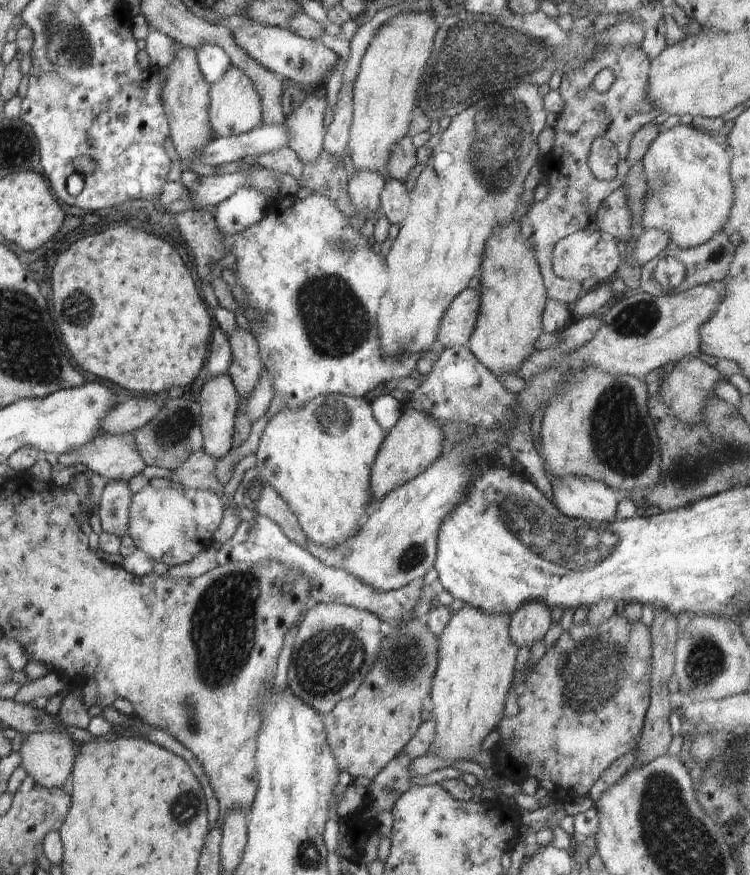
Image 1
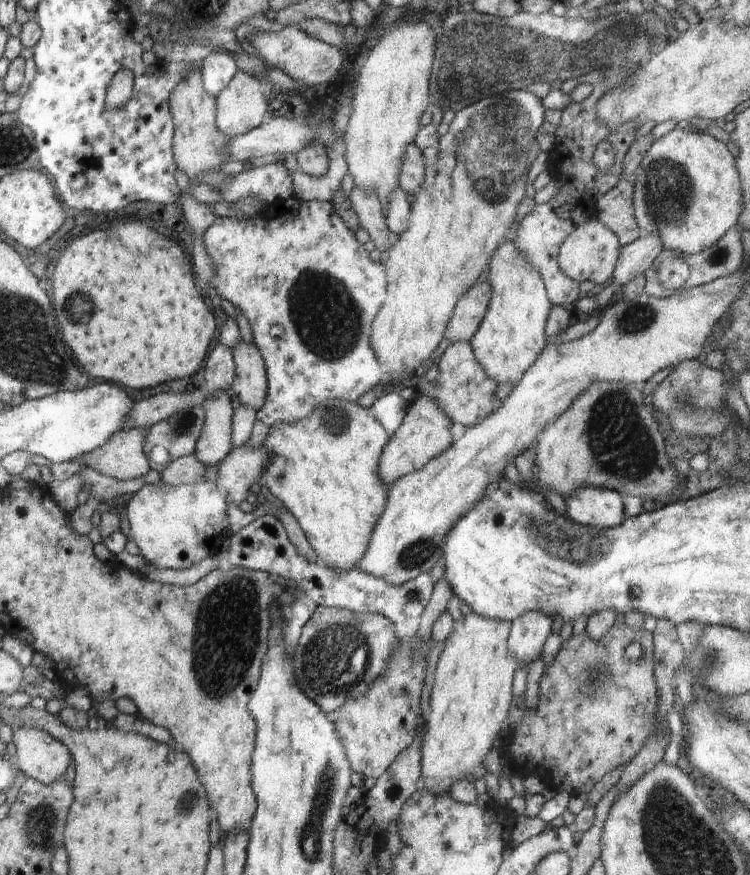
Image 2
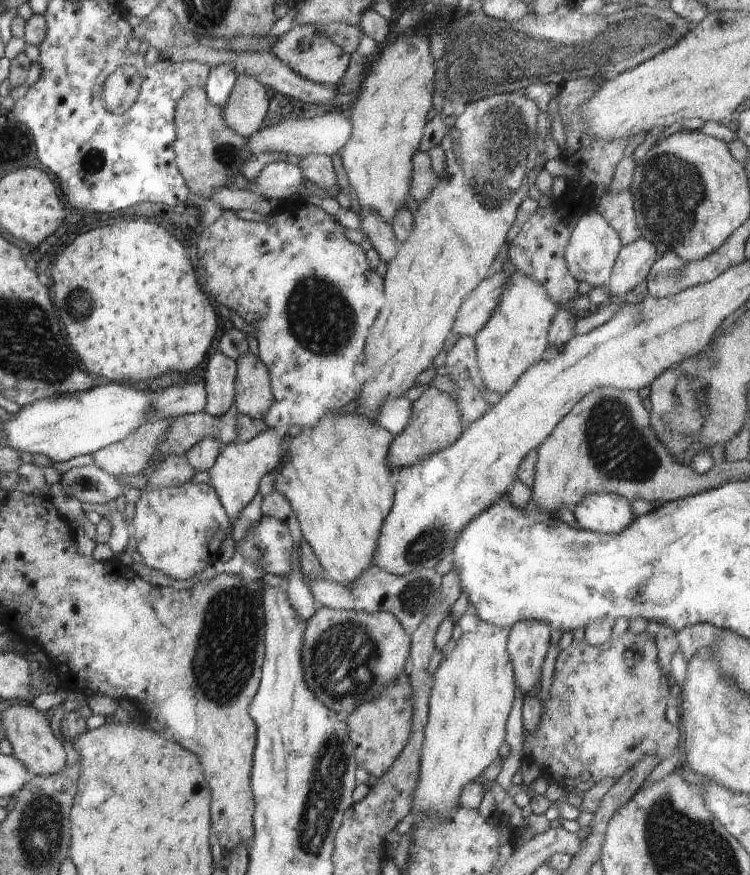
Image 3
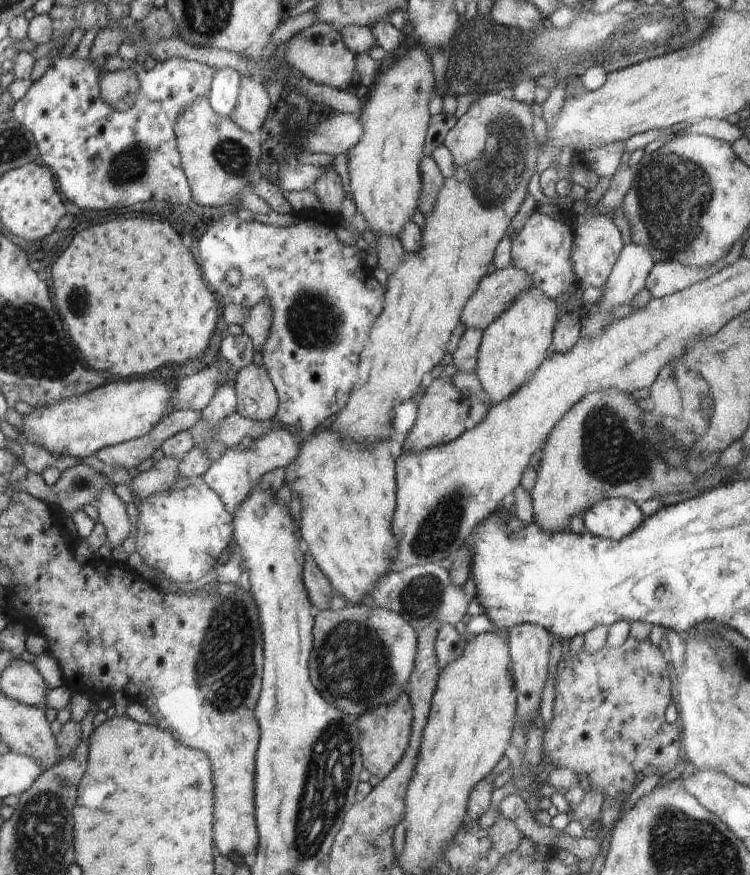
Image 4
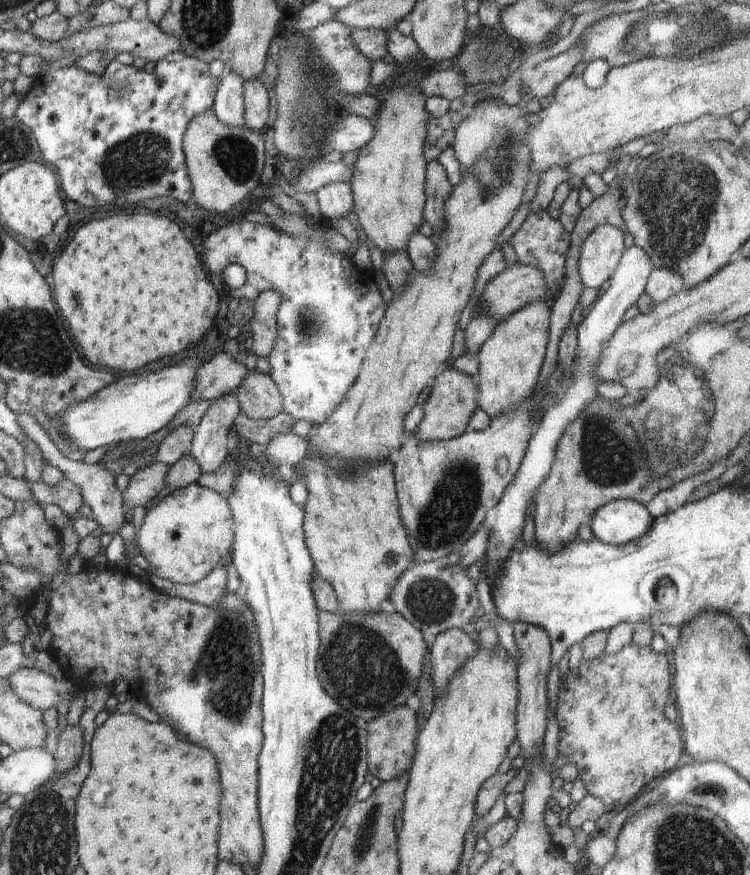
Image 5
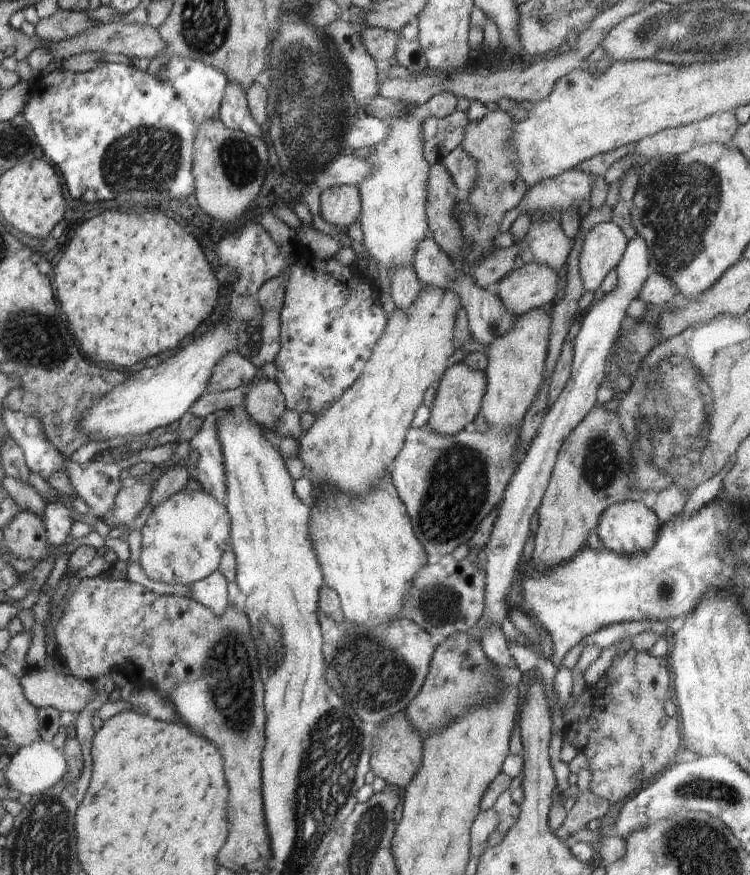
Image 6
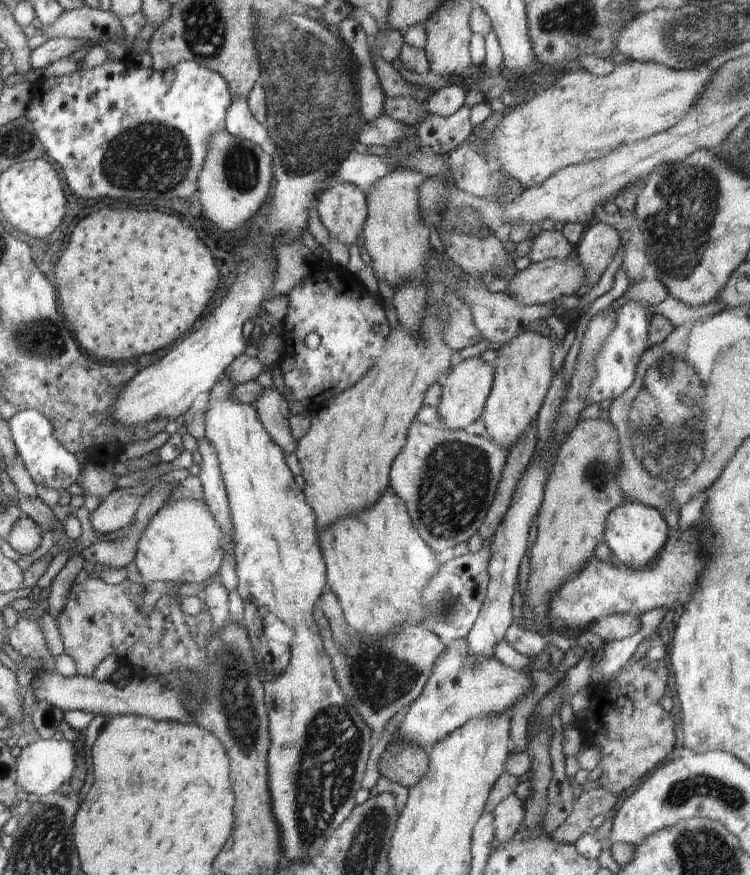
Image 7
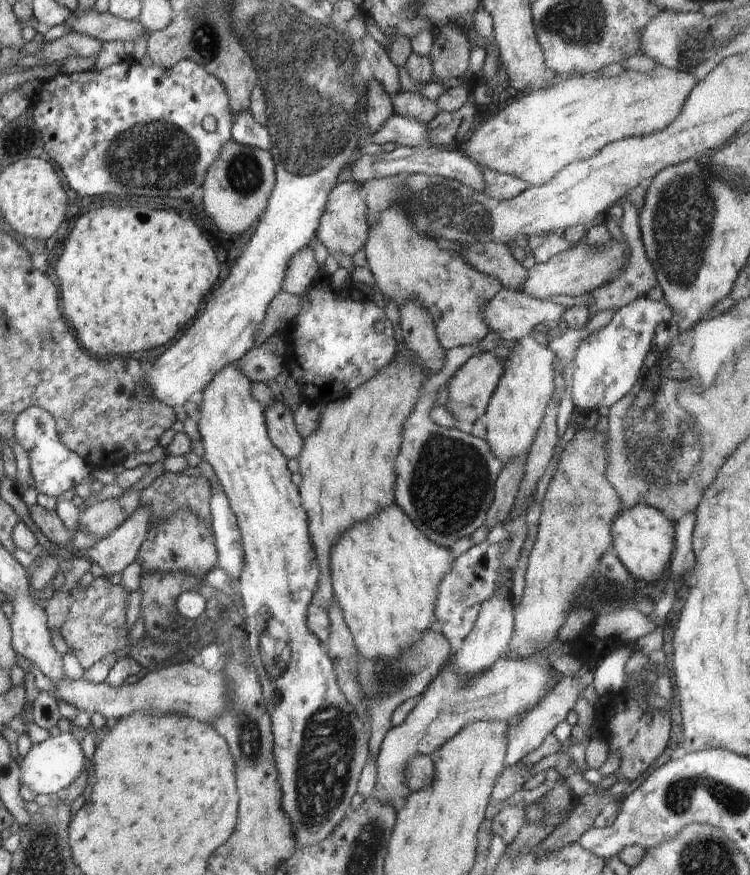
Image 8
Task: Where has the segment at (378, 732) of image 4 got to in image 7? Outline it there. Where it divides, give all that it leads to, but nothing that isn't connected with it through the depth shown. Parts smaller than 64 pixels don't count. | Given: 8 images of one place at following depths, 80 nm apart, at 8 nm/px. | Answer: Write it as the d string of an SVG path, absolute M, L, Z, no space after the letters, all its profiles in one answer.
M390 741L378 761L378 770L394 782L412 788L428 768L428 751L410 741Z

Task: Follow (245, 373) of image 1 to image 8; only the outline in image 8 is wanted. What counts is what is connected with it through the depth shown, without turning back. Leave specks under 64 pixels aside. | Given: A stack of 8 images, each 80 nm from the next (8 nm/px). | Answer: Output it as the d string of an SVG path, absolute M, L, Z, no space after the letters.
M277 400L264 408L267 433L272 444L279 448L287 459L298 457L304 439L297 431L292 411L284 402Z

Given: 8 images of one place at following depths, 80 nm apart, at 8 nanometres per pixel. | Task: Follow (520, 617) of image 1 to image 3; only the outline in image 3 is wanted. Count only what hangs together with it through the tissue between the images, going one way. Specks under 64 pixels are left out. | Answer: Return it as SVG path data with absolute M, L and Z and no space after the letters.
M526 620L518 622L510 630L507 652L510 656L516 688L521 691L521 694L524 695L523 698L525 698L534 691L538 686L538 682L540 682L542 664L544 664L548 648L550 648L551 628L546 622Z

